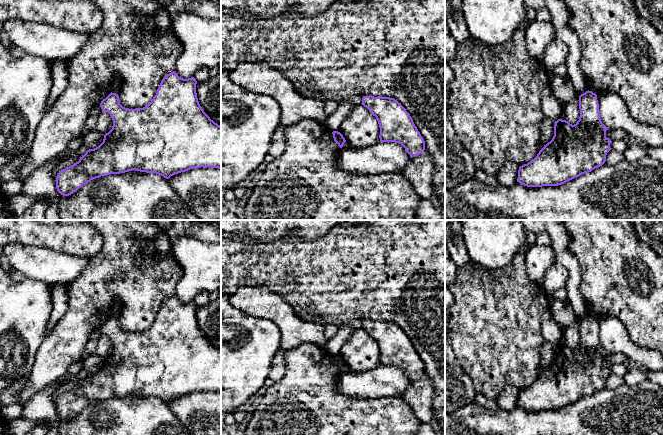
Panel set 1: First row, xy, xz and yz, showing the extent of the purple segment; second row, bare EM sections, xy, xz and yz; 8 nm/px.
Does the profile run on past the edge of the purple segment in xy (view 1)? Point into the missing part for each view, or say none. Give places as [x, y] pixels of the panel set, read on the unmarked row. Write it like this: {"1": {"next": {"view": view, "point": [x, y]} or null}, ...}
{"1": {"next": null}}

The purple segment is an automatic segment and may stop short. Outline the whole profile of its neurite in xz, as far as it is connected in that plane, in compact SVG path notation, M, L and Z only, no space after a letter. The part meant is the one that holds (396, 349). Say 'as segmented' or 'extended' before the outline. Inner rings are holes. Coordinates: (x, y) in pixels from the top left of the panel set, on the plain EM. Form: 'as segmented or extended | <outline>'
as segmented | M369 319L363 320L361 328L376 341L380 366L401 368L411 382L424 376L424 363L401 327L394 322Z

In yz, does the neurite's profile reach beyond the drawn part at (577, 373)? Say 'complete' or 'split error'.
complete

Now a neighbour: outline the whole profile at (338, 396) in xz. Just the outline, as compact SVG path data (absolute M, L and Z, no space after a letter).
M303 343L300 346L287 350L285 353L286 370L284 376L268 388L266 393L259 397L259 404L253 413L244 435L416 435L422 423L430 424L432 413L433 386L431 377L425 372L424 376L412 381L401 396L391 398L358 399L343 395L335 389L340 371L334 365L332 355L314 343Z

